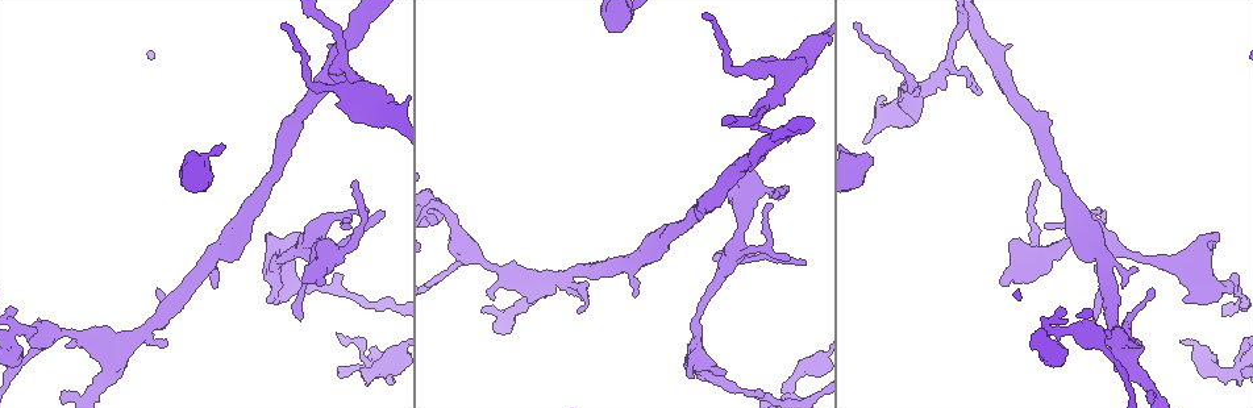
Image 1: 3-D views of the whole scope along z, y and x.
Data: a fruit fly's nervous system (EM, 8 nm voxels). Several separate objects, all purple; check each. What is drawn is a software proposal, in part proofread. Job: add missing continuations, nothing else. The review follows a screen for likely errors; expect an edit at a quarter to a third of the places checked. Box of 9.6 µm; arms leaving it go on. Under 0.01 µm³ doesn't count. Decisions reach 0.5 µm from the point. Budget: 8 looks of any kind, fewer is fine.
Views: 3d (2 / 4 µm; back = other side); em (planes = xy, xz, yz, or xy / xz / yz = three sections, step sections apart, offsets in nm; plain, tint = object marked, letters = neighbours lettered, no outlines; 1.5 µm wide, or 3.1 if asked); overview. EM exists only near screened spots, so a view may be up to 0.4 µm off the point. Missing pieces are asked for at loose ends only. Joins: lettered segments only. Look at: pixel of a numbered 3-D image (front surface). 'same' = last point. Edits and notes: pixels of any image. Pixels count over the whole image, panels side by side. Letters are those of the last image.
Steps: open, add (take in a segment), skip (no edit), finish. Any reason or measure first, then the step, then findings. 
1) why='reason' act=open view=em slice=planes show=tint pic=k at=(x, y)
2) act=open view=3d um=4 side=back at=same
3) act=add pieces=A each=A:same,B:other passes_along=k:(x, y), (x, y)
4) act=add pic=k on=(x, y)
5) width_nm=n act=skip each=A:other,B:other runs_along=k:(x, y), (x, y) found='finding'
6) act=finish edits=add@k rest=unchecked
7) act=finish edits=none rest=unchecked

why='branch stops here' act=open view=3d um=2 pic=1 at=(298, 236)

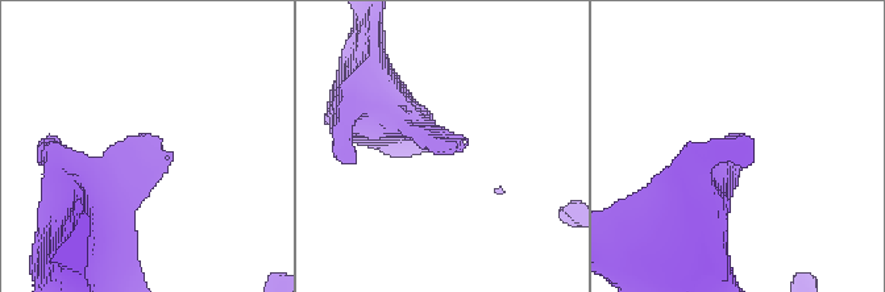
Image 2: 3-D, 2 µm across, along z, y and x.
why='need the tissue' act=open view=em slice=xy step=8 show=letters pic=2 at=(456, 144)

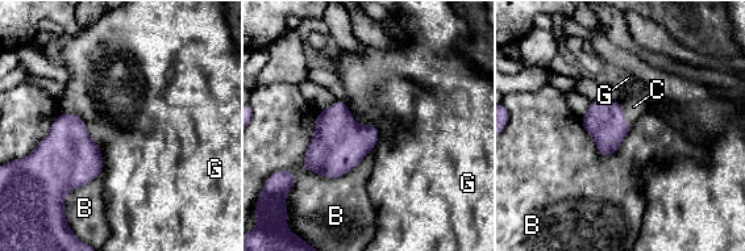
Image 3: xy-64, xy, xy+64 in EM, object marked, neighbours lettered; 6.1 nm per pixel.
why='cut it another way' act=open view=em slice=planes show=letters at=same

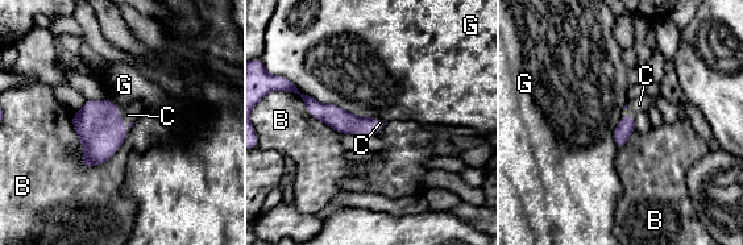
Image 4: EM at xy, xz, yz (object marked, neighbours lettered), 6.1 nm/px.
act=add pieces=C each=B:other,C:same,G:other passes_along=4:(102, 132), (121, 120), (128, 115) found='the neuron continues'

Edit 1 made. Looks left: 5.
act=open view=3d um=4 pic=1 at=(787, 142)

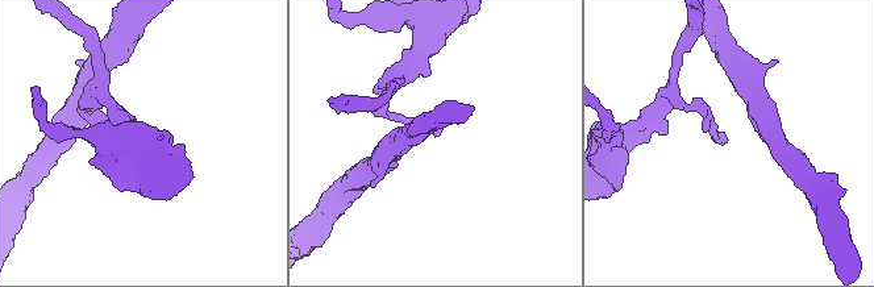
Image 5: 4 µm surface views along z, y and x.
act=open view=em slice=planes show=tint pic=5 at=(724, 137)

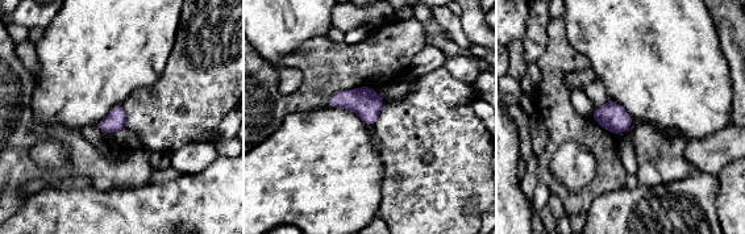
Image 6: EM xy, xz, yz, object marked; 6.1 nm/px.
act=open view=em slice=planes show=letters at=same

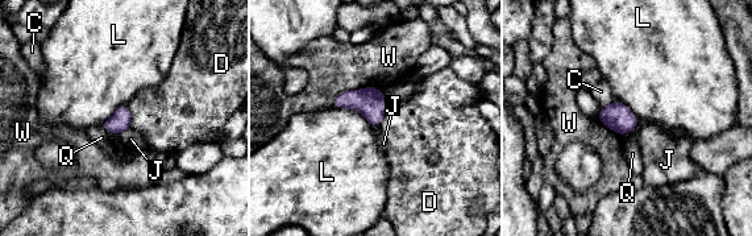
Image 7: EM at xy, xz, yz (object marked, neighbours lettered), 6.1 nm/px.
act=skip each=C:other,D:other,J:other,L:other,Q:other,W:other border=7:(390, 103), (382, 121), (377, 127) found='none of them fits'

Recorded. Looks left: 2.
why='an open end' act=open view=em slice=planes show=letters pic=1 at=(778, 196)

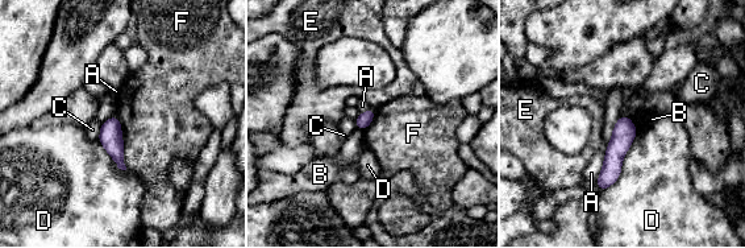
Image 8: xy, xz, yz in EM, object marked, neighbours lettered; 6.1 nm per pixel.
act=skip each=A:other,B:other,C:other,D:other,E:other,F:other found='no lettered segment goes on from it'

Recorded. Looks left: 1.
act=finish edits=add@4 rest=unchecked

